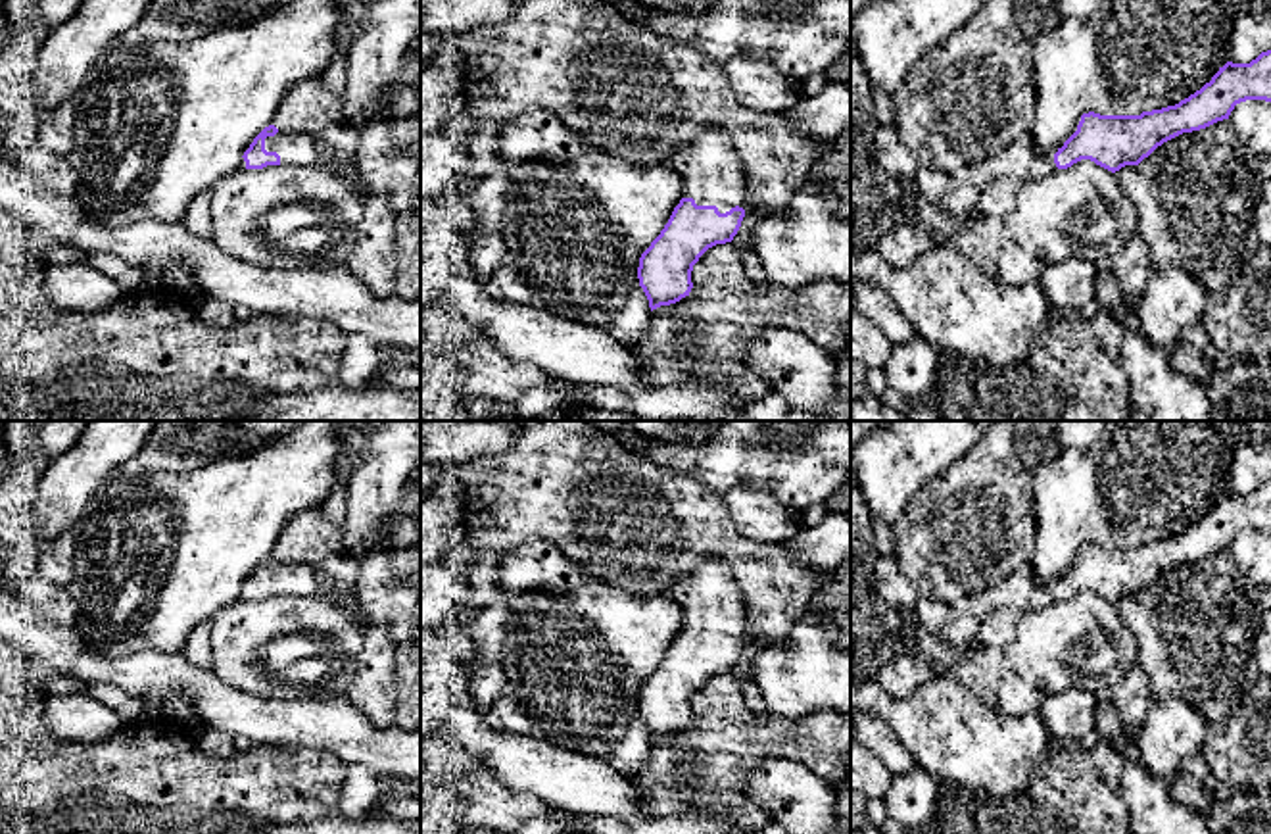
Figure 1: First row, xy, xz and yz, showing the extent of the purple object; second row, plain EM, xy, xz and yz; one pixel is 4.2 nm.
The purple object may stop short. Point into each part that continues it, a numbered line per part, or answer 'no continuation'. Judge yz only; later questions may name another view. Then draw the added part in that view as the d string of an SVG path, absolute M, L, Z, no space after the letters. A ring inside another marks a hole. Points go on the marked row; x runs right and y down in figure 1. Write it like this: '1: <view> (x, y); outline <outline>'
1: yz (959, 193); outline M1027 133L995 156L952 175L943 175L918 165L910 177L897 179L900 198L897 202L895 217L899 223L910 221L910 204L914 196L925 198L927 202L948 209L956 217L966 217L979 208L981 192L993 179L1016 177L1025 183L1056 171L1056 152L1058 150L1037 154L1033 138Z

